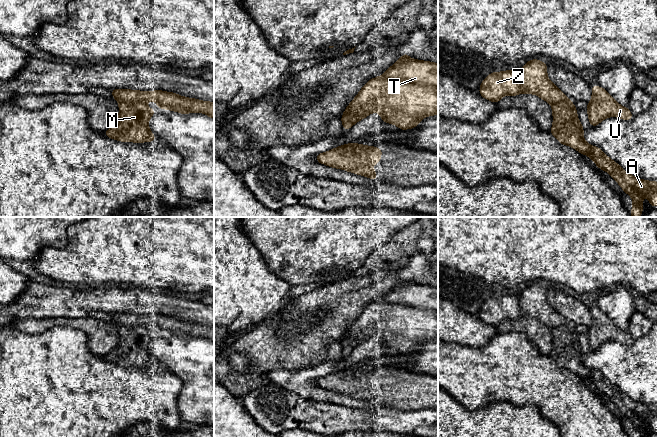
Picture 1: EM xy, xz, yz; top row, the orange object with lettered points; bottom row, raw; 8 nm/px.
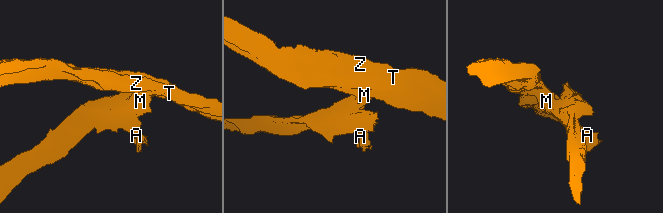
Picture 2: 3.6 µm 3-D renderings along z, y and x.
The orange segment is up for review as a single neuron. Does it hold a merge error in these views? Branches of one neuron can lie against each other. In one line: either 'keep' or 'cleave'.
cleave

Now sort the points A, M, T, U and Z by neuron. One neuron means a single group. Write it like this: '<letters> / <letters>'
A M U / T Z

